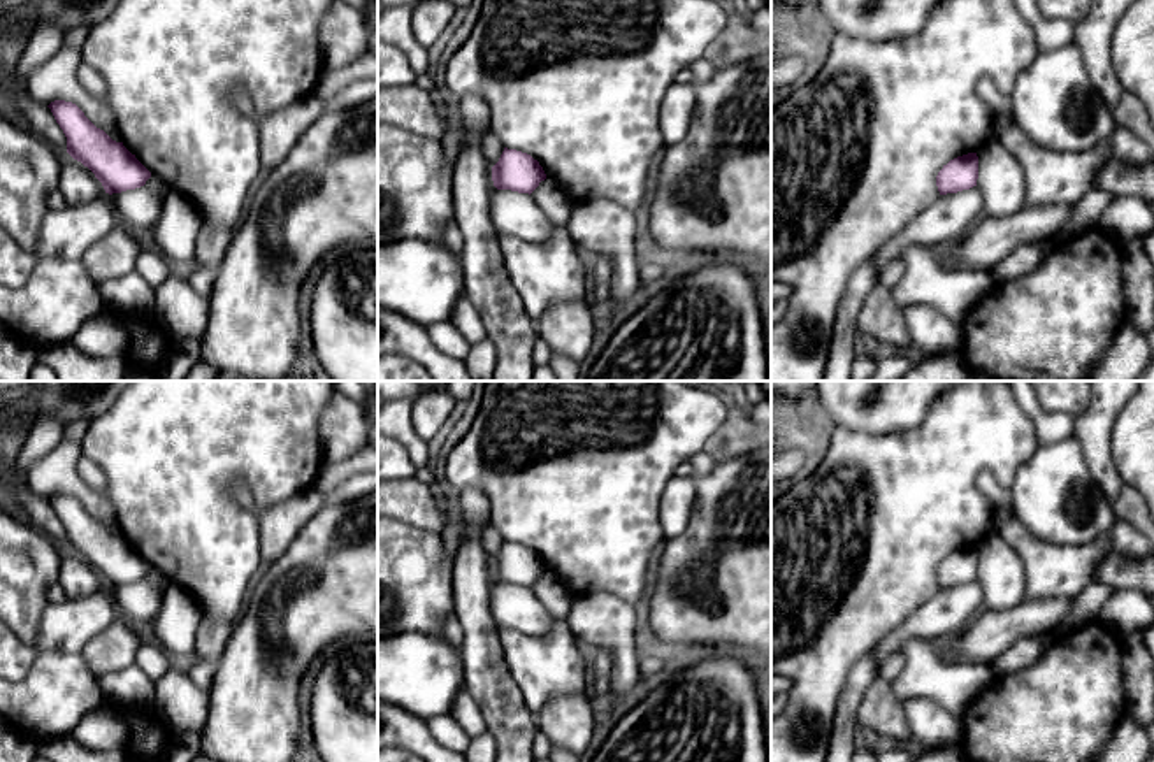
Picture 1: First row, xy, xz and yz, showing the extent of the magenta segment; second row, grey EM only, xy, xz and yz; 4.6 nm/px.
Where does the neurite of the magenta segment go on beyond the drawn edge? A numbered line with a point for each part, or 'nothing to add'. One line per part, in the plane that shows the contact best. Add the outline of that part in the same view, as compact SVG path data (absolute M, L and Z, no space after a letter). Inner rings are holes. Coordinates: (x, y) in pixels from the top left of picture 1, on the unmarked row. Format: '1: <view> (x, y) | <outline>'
nothing to add

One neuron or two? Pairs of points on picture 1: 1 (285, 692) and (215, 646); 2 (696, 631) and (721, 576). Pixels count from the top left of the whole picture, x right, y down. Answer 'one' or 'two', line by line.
1: two
2: one

